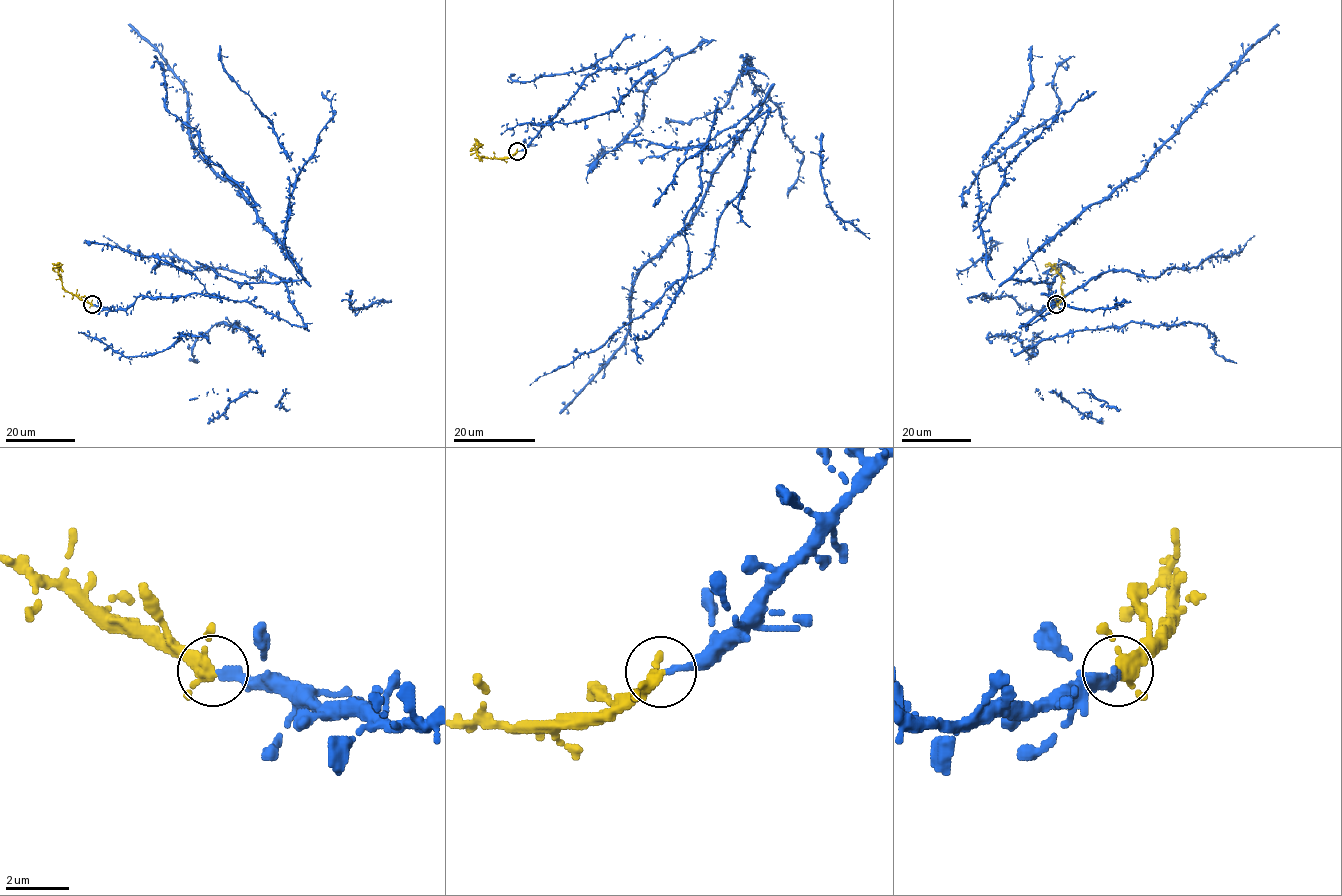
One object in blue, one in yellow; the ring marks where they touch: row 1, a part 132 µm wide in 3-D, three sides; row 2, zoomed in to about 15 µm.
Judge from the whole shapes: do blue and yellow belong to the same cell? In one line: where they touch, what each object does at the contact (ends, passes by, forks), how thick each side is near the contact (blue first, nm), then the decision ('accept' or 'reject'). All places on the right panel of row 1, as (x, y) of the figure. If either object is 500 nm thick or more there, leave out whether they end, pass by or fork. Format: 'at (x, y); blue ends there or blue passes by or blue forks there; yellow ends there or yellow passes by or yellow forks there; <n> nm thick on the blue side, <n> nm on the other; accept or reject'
at (1056, 304); blue ends there; yellow forks there; 260 nm thick on the blue side, 280 nm on the other; accept

